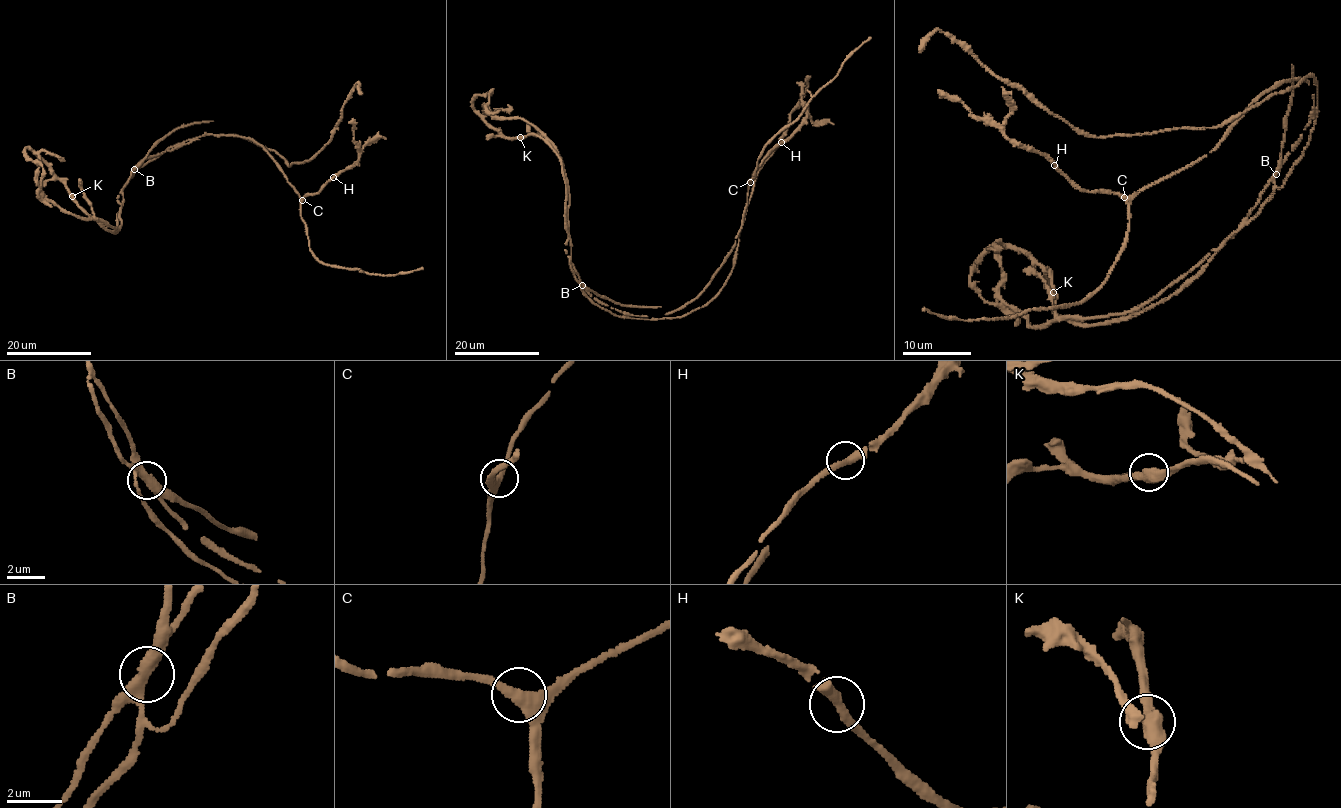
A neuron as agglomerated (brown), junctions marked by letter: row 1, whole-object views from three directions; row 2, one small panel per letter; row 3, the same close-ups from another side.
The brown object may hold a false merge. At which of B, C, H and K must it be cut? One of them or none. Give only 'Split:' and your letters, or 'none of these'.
Split: B

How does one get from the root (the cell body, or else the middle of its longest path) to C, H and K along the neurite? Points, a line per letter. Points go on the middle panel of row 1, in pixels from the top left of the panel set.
C: (665, 314), (694, 300), (731, 252), (741, 226), (750, 182)
H: (665, 314), (694, 300), (731, 252), (741, 226), (752, 174), (767, 153), (781, 142)
K: (665, 314), (650, 319), (620, 317), (586, 294), (570, 264), (560, 158), (541, 138), (520, 137)

